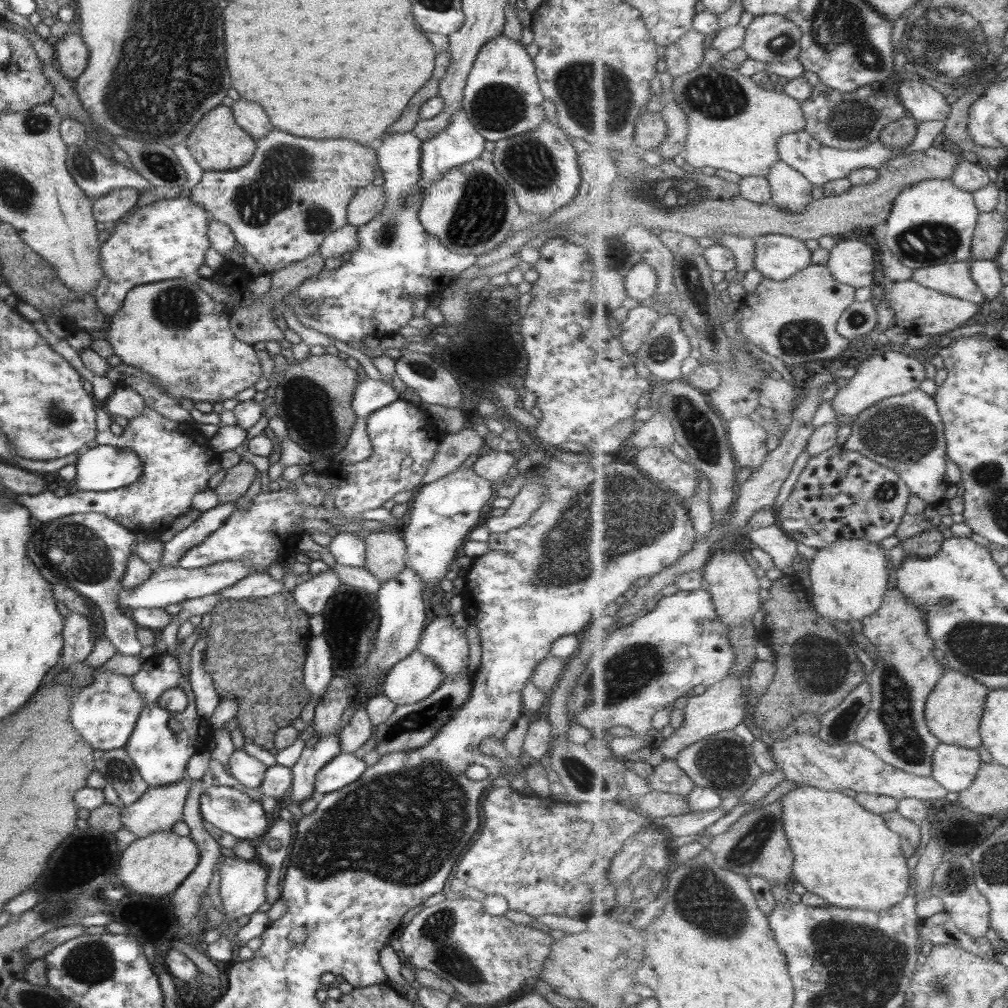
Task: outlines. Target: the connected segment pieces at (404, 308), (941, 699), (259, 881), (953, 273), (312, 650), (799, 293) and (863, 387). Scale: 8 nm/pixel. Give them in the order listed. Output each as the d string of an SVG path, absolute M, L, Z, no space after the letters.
M413 132L389 134L374 145L376 162L383 172L382 189L385 192L385 208L380 213L356 229L357 246L353 248L347 262L335 270L323 269L319 274L306 278L295 290L288 292L281 300L287 304L295 318L305 327L312 328L337 340L361 342L361 337L369 336L380 339L405 326L412 316L412 298L425 300L439 296L451 283L456 282L460 272L475 264L475 255L457 255L447 250L433 235L423 230L417 211L423 195L419 191L419 158L421 156L419 141Z
M948 668L944 677L941 677L936 688L928 696L926 718L932 734L944 744L972 749L983 746L980 725L990 691L988 686L976 678Z
M223 857L219 863L217 874L220 877L218 892L223 906L223 912L229 918L253 914L265 902L265 881L267 868L259 860L245 860L241 857L231 859Z
M973 260L915 269L912 279L943 294L955 295L978 305L989 301L972 276Z
M320 635L310 637L305 654L303 684L310 692L310 698L315 699L333 678L331 652L325 638Z
M812 265L784 281L764 277L757 290L748 293L736 309L735 319L739 320L742 334L765 353L780 358L787 368L803 362L817 362L840 358L852 341L838 331L841 315L855 302L855 286L839 282L827 265Z
M885 352L876 354L870 359L863 361L852 376L849 384L837 389L835 398L832 400L832 408L836 416L846 414L847 416L858 416L877 402L908 394L920 388L921 383L928 378L924 363L917 358L900 352Z

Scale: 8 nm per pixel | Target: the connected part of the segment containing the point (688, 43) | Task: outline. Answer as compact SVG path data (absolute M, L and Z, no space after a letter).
M694 28L666 47L664 54L662 67L673 78L693 72L703 64L705 58L705 34Z

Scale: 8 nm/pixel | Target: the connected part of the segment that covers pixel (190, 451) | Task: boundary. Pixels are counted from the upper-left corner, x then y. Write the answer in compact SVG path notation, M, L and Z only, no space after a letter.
M30 321L31 326L38 335L40 335L49 347L55 352L61 355L79 376L90 381L92 385L91 396L97 403L96 407L96 435L95 442L99 445L113 446L114 448L120 450L130 450L137 455L137 458L141 461L142 469L141 474L137 476L136 480L131 484L124 486L123 488L116 488L112 491L107 492L91 492L74 490L69 488L65 492L56 492L53 489L45 490L39 494L19 494L15 496L18 503L24 506L31 518L35 518L38 524L41 526L44 522L49 522L55 520L56 518L61 518L71 514L79 513L103 513L106 517L117 522L121 526L124 526L127 530L130 530L135 534L148 534L148 536L156 536L156 534L161 534L164 529L166 529L172 520L175 520L178 516L185 514L190 508L191 498L193 494L197 492L203 492L207 490L207 480L219 470L219 453L216 453L210 446L205 438L193 432L188 423L178 423L173 422L169 419L163 418L160 414L157 414L152 408L144 407L141 414L138 414L135 418L131 418L127 423L127 426L123 428L123 432L120 435L113 435L109 431L109 424L111 422L111 417L104 412L103 402L106 398L113 392L114 387L112 382L105 375L97 376L93 374L91 370L87 370L81 359L78 356L77 351L75 351L68 343L66 338L59 338L54 334L49 332L45 323Z

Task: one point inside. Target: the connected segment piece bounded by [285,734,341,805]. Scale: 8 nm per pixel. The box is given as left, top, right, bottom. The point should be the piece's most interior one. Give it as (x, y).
(318, 750)

